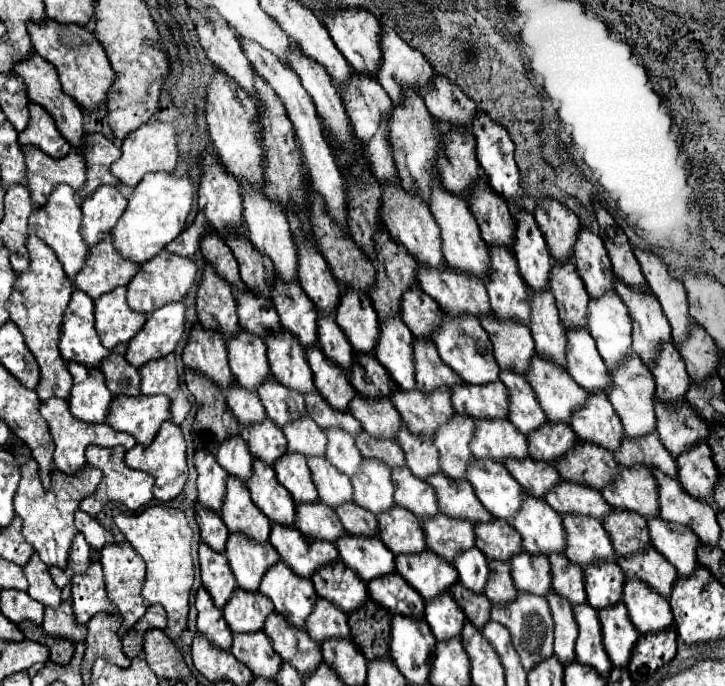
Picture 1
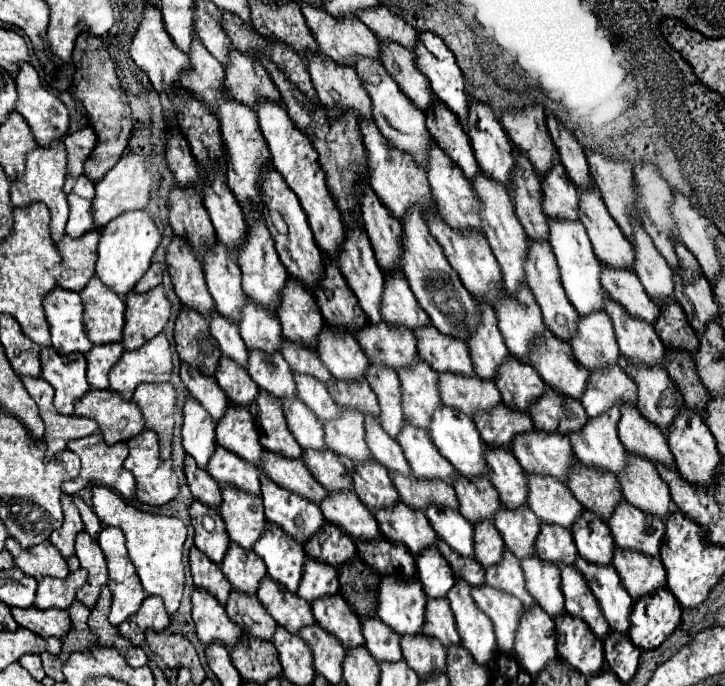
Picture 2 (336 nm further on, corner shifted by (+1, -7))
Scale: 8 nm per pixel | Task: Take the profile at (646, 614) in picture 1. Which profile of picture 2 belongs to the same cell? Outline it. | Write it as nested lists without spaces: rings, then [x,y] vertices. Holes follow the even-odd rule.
[[[616,548],[612,566],[620,574],[624,588],[634,600],[666,586],[666,570],[660,558],[642,556],[642,552],[628,552]]]

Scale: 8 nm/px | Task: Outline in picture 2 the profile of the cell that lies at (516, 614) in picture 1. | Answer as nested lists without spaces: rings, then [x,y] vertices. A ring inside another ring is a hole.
[[[508,548],[504,550],[502,560],[486,570],[486,584],[500,588],[504,592],[512,592],[518,600],[522,600],[524,606],[532,606],[534,602],[534,598],[526,590],[520,560],[516,560],[516,556]]]

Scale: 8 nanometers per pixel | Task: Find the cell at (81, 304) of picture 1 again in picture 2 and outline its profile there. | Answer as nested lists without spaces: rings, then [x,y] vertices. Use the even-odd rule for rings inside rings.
[[[56,286],[44,296],[44,312],[52,334],[52,346],[60,354],[82,352],[86,354],[92,348],[84,330],[84,306],[76,292]]]

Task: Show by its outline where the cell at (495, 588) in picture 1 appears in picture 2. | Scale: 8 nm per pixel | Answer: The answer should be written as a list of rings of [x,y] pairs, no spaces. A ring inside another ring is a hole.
[[[476,522],[474,524],[474,558],[484,566],[498,564],[502,560],[504,542],[500,532],[492,522]]]

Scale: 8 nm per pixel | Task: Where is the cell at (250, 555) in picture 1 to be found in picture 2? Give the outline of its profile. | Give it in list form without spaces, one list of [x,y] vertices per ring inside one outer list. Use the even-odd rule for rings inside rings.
[[[222,486],[222,502],[218,506],[230,540],[250,550],[264,532],[264,506],[260,496],[252,496],[240,488]]]

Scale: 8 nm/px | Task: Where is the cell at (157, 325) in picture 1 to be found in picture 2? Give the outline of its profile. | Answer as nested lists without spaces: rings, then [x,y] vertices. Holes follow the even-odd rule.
[[[158,334],[138,350],[122,354],[122,358],[112,366],[110,390],[120,394],[124,400],[130,400],[138,384],[162,384],[170,380],[170,374],[172,358],[168,340],[164,334]]]

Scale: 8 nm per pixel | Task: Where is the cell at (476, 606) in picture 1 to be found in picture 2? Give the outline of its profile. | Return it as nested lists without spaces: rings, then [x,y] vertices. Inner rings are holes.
[[[438,540],[436,546],[442,552],[442,556],[448,560],[448,564],[454,572],[454,578],[464,578],[464,580],[468,580],[470,586],[484,584],[484,568],[476,558],[464,558],[464,556],[452,552],[452,548],[448,548],[448,544],[444,544],[444,540]]]

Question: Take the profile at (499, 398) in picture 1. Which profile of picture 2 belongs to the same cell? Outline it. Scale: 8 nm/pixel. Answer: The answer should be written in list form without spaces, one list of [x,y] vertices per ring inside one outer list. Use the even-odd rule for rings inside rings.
[[[420,326],[414,332],[418,340],[418,354],[426,360],[436,372],[454,372],[464,376],[474,376],[470,352],[464,340],[442,334],[438,328]]]

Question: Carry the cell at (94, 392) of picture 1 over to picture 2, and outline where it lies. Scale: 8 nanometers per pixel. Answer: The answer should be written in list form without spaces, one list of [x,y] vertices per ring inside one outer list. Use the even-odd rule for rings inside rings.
[[[46,346],[40,352],[40,360],[42,360],[42,378],[46,382],[50,382],[52,388],[54,388],[54,392],[56,392],[56,396],[54,396],[54,408],[60,414],[72,416],[74,414],[74,402],[76,402],[76,398],[84,396],[90,390],[90,386],[86,382],[86,358],[80,352],[74,352],[74,354],[68,354],[68,356],[60,356],[52,346]]]

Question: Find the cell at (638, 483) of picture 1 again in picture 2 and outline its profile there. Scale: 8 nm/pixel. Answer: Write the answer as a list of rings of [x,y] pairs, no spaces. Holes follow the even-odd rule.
[[[612,406],[608,408],[608,412],[604,412],[602,416],[596,418],[588,418],[588,422],[584,424],[584,428],[580,432],[568,432],[572,450],[576,452],[576,458],[586,464],[586,466],[594,466],[594,468],[602,468],[608,472],[614,472],[616,476],[626,468],[626,448],[624,444],[620,444],[618,438],[618,420],[620,420],[620,408]]]

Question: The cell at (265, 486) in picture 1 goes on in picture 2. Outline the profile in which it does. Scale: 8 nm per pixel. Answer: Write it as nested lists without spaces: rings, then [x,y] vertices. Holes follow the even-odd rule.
[[[228,404],[224,416],[216,424],[216,440],[226,450],[260,466],[262,444],[258,440],[258,432],[252,424],[252,414],[248,408]]]

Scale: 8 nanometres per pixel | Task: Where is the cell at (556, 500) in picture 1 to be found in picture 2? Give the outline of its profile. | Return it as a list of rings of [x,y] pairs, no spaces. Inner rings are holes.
[[[538,428],[516,436],[516,440],[512,440],[512,452],[526,472],[542,474],[542,476],[556,476],[564,482],[566,482],[566,476],[574,464],[574,452],[572,452],[570,440],[566,436],[560,436],[560,434],[540,432]]]

